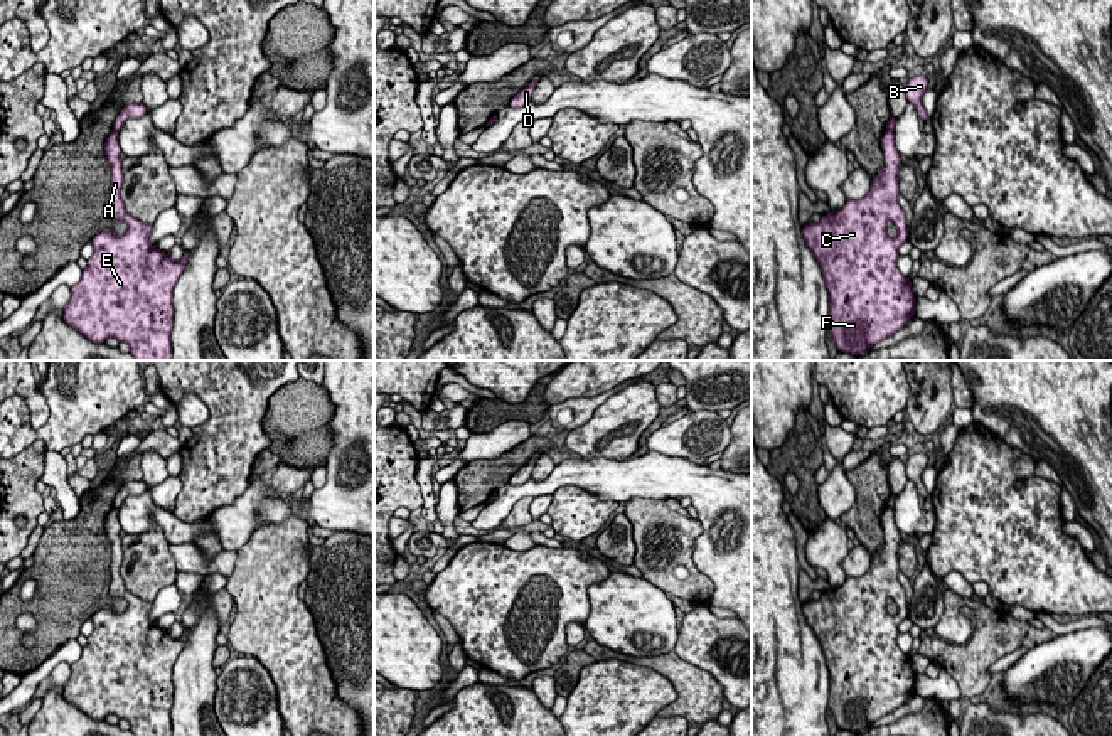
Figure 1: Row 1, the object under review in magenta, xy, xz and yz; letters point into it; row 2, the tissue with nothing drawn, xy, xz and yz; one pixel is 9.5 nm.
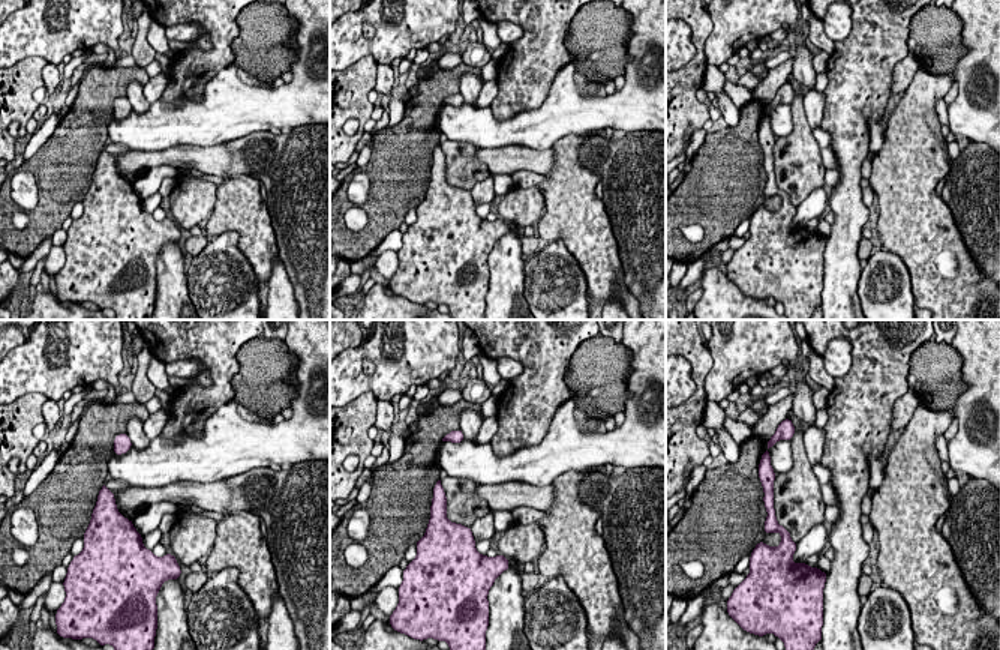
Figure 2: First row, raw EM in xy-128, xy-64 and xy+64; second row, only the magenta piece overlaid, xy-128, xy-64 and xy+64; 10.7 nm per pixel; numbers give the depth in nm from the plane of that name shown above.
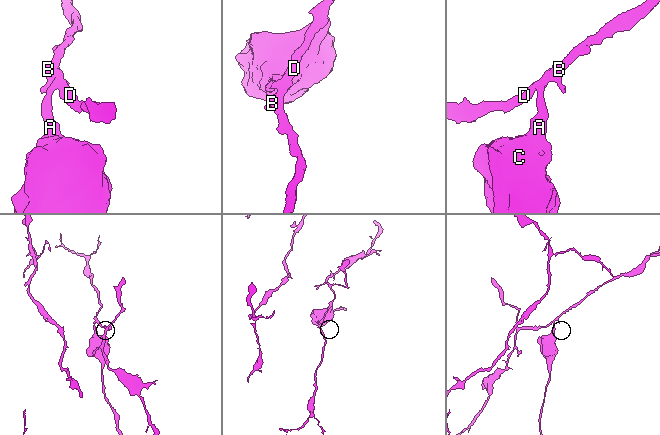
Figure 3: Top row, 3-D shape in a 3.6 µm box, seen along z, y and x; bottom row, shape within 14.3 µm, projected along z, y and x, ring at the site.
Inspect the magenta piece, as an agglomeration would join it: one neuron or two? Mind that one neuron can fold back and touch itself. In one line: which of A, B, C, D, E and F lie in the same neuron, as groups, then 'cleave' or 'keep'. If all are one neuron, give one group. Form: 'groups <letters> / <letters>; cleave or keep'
groups A C E F / B D; cleave

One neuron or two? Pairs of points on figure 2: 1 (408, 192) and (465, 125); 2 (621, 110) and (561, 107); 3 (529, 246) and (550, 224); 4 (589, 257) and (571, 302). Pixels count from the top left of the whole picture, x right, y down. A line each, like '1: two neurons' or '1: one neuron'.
1: two neurons
2: one neuron
3: two neurons
4: two neurons

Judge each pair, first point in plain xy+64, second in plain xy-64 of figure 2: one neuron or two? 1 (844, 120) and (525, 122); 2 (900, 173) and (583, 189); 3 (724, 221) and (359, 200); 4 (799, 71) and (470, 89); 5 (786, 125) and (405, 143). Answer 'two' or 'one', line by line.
1: two
2: one
3: two
4: one
5: two

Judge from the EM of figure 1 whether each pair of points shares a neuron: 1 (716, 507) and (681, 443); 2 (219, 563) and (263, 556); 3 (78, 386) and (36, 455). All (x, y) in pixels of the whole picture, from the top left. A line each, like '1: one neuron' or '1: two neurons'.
1: two neurons
2: two neurons
3: two neurons

